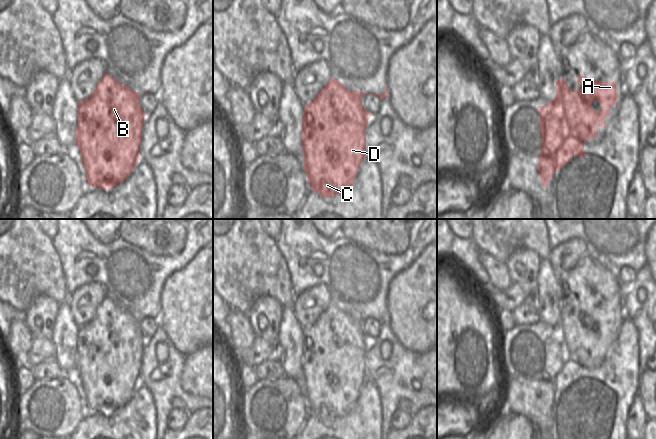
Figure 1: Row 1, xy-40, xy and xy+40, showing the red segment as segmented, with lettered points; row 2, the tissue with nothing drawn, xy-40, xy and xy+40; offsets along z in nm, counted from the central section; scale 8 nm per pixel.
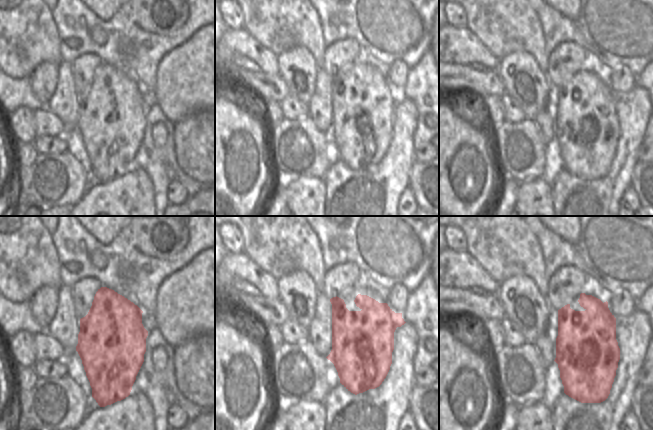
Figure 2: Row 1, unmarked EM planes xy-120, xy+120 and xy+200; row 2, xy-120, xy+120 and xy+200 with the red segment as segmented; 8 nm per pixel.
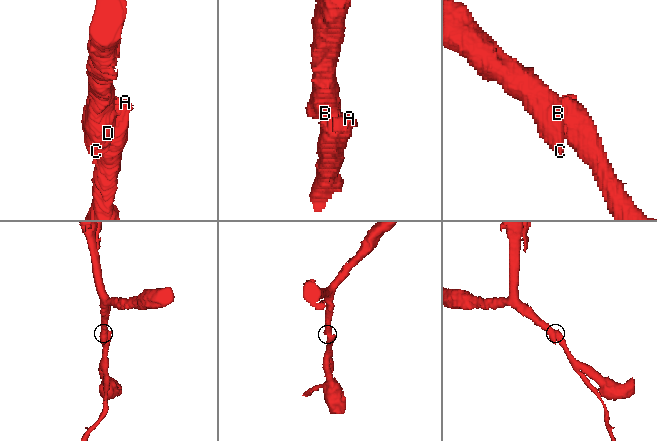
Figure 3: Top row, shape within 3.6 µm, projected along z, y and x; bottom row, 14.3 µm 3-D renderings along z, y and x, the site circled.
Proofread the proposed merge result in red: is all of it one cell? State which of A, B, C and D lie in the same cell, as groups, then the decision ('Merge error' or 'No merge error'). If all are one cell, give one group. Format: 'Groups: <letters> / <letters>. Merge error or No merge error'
Groups: A B C D. No merge error

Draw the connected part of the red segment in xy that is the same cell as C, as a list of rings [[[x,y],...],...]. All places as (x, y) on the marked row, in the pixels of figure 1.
[[[330,78],[328,83],[320,90],[320,93],[307,105],[304,106],[304,119],[302,121],[302,147],[304,149],[304,170],[308,178],[308,182],[312,187],[313,192],[318,192],[323,198],[331,198],[337,194],[341,194],[349,190],[353,185],[358,173],[358,169],[366,157],[366,129],[368,127],[368,120],[371,116],[376,114],[369,114],[362,106],[362,99],[366,94],[374,94],[372,92],[363,93],[357,90],[348,90],[344,85],[338,81],[337,78]]]

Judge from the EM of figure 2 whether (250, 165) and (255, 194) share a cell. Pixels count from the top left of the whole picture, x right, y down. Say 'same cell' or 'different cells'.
same cell

